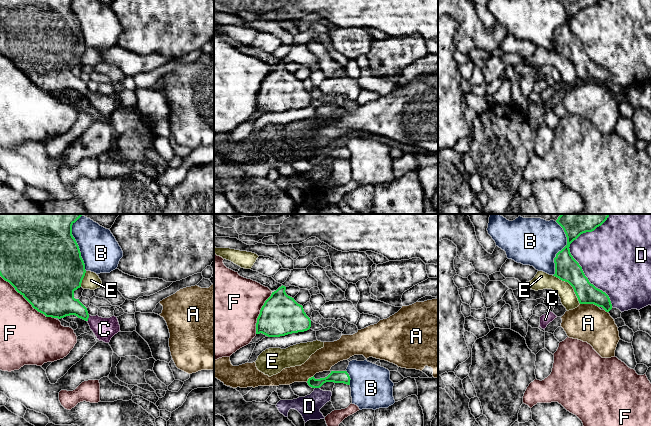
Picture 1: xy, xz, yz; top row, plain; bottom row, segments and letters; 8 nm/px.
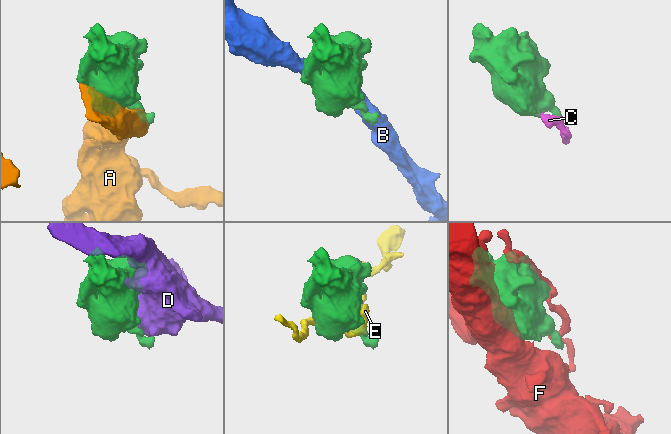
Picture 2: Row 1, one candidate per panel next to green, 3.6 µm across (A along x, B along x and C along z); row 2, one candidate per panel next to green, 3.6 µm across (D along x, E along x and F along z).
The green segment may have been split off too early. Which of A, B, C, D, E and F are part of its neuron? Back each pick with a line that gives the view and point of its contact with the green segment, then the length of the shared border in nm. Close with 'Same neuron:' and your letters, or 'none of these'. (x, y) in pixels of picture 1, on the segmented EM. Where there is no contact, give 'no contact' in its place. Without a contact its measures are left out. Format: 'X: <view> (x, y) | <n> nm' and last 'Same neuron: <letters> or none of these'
C: xy (88, 317) | 60 nm
Same neuron: C

